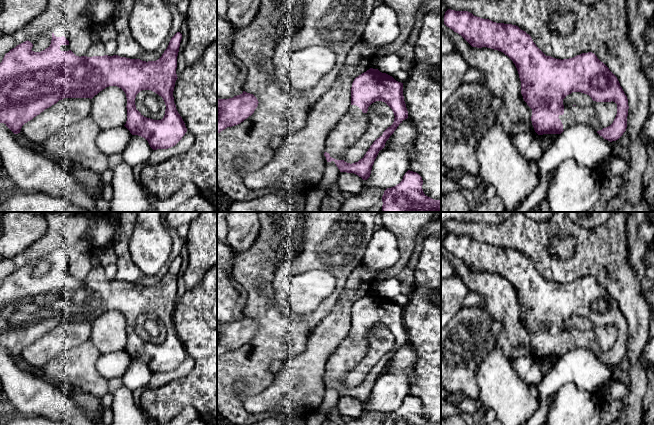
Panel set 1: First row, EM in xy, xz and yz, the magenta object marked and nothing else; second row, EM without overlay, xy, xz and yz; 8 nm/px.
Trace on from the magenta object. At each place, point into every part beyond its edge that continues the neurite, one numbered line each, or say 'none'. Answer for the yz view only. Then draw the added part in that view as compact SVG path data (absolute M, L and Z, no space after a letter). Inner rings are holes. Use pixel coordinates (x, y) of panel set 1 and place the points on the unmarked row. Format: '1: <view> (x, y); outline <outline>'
1: yz (573, 339); outline M565 329L564 338L559 339L558 342L563 348L563 354L577 348L582 348L591 351L596 356L603 353L596 341L595 334L590 330L581 331Z

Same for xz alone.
1: xz (352, 350); outline M351 329L336 352L328 359L325 375L334 383L342 379L363 360L369 345L368 337L363 337L356 329Z

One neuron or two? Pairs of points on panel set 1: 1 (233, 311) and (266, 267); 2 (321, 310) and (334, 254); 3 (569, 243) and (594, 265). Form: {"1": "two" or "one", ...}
{"1": "two", "2": "one", "3": "two"}

